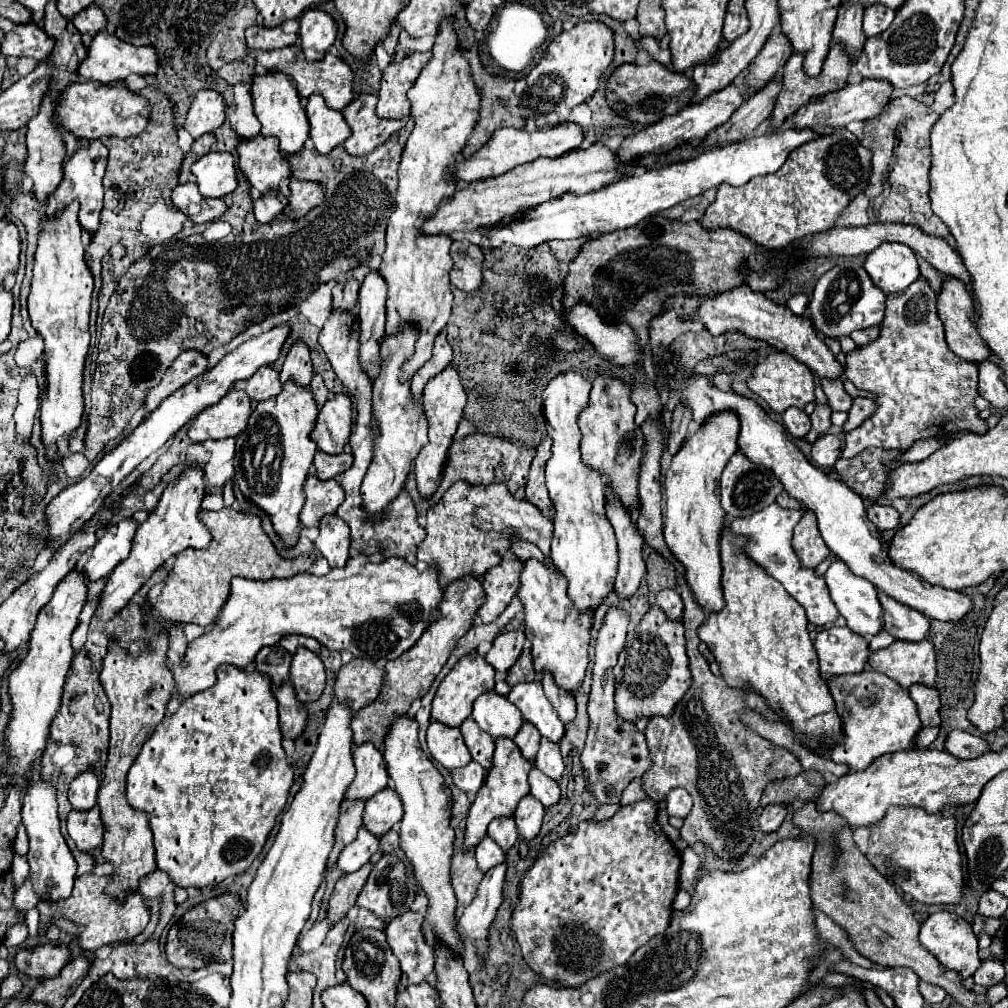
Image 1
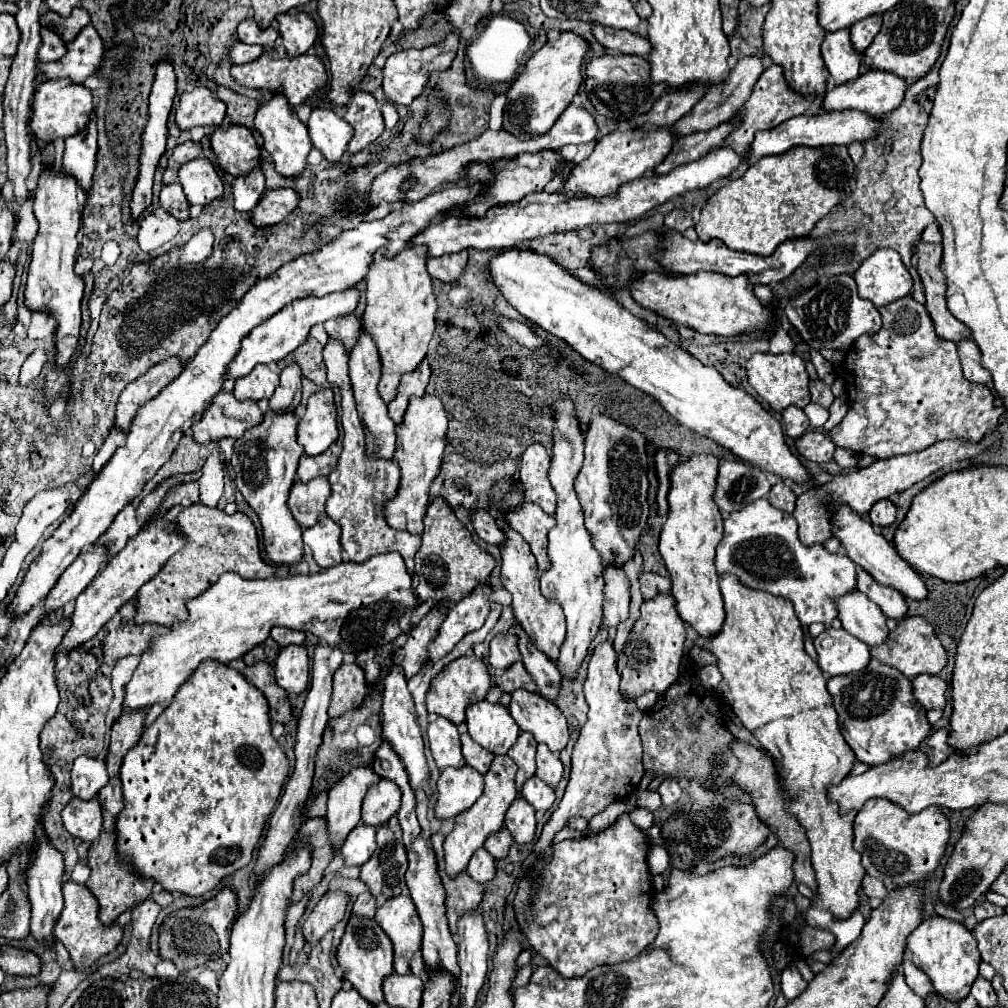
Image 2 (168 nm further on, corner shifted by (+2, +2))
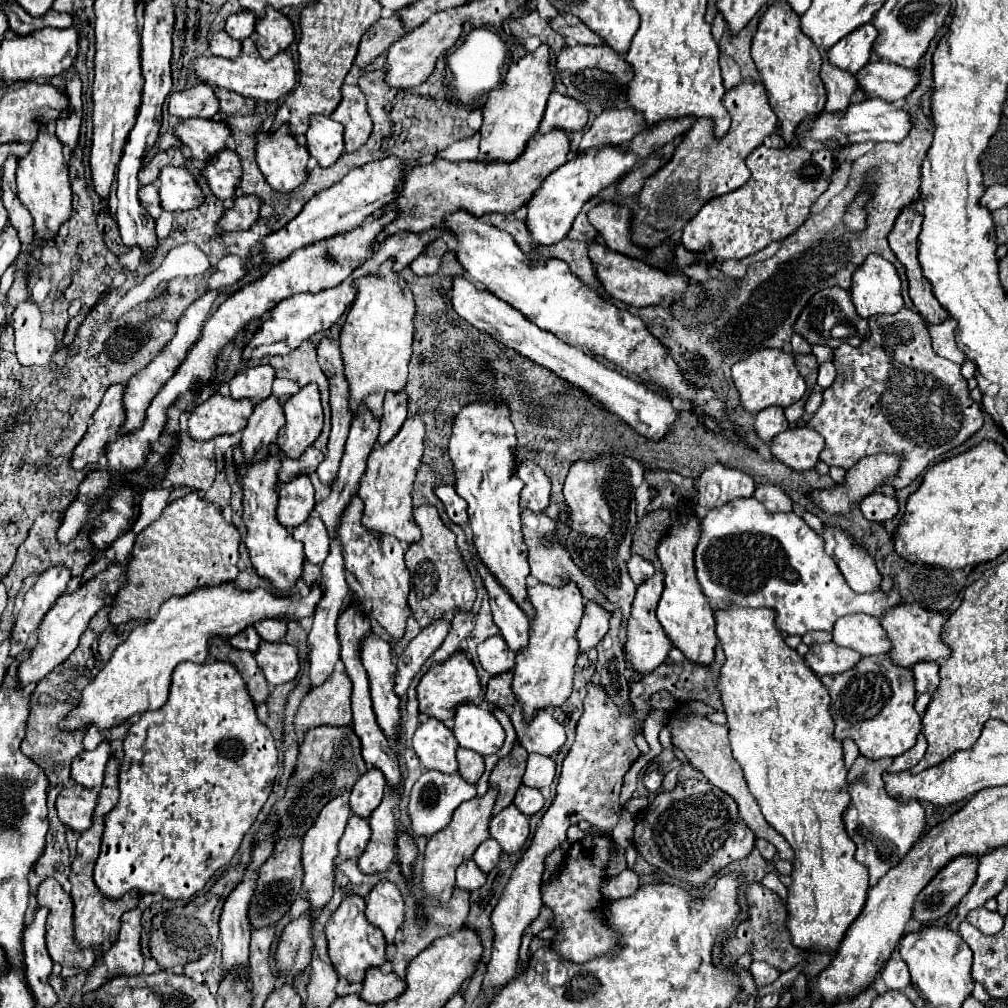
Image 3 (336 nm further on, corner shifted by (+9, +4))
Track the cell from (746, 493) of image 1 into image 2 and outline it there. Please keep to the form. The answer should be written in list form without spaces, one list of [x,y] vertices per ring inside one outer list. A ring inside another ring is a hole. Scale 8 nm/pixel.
[[[722,462],[718,470],[718,484],[714,492],[714,502],[722,516],[744,508],[752,500],[766,498],[770,492],[770,482],[766,474],[746,462]]]

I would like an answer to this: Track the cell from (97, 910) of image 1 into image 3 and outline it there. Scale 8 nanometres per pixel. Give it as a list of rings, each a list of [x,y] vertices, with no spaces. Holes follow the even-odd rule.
[[[47,878],[47,880],[41,882],[41,886],[37,890],[37,902],[41,906],[47,906],[51,910],[49,922],[47,922],[47,950],[49,950],[51,960],[59,962],[63,966],[61,976],[74,976],[82,970],[89,970],[95,964],[95,948],[83,949],[75,942],[75,934],[73,934],[73,900],[71,900],[71,894],[65,892],[55,878]]]

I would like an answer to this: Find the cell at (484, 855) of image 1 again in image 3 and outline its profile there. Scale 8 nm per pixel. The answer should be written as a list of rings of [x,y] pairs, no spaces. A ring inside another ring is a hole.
[[[467,860],[457,868],[457,888],[477,890],[485,884],[485,880],[487,880],[485,872],[473,860]]]

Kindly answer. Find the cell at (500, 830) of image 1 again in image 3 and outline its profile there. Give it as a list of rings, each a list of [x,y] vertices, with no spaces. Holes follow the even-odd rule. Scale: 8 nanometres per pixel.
[[[489,838],[489,840],[485,840],[483,844],[479,844],[479,848],[477,848],[475,854],[473,854],[473,860],[481,866],[483,872],[489,872],[489,870],[493,870],[493,868],[497,866],[499,856],[501,856],[501,846],[499,846],[499,842],[493,840],[493,838]]]

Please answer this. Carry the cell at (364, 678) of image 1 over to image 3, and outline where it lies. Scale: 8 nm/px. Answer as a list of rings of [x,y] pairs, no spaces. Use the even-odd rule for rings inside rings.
[[[337,668],[321,686],[313,688],[299,706],[295,730],[307,732],[315,726],[351,724],[351,682],[345,670]]]

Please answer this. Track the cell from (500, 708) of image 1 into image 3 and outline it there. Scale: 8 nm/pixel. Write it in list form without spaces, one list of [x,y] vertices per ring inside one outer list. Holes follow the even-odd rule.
[[[461,704],[457,708],[453,732],[459,746],[483,756],[499,752],[505,742],[505,730],[499,720],[491,714],[491,710],[475,704]]]

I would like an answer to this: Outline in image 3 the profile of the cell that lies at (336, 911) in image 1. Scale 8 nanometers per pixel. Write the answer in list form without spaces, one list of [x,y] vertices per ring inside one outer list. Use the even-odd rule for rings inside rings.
[[[309,910],[287,924],[277,948],[279,972],[291,970],[293,974],[297,974],[309,966],[313,954],[311,930],[313,930],[313,922],[309,922]]]

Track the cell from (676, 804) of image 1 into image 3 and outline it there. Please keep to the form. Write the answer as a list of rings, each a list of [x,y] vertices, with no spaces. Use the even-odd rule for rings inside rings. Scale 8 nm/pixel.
[[[647,770],[647,772],[641,774],[641,780],[643,780],[643,784],[645,784],[647,790],[659,792],[661,782],[663,782],[663,772],[659,772],[659,770]]]

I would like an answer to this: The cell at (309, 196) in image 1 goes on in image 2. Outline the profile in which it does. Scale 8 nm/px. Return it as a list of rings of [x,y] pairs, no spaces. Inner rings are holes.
[[[292,188],[268,190],[262,194],[256,208],[252,208],[250,220],[258,228],[278,224],[296,208],[298,200],[300,200],[300,196],[296,196],[296,190],[292,190]]]

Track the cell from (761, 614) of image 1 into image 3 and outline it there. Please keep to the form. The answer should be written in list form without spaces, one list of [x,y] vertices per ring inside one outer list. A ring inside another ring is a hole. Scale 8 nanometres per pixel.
[[[729,604],[721,610],[715,612],[715,622],[717,622],[717,638],[723,646],[725,652],[725,664],[721,668],[721,674],[717,678],[717,690],[721,692],[721,702],[727,714],[727,726],[729,726],[729,740],[731,740],[731,748],[733,748],[733,756],[735,760],[741,764],[745,780],[749,784],[751,794],[757,798],[761,812],[765,816],[765,820],[785,836],[785,840],[789,842],[789,846],[795,852],[795,864],[793,864],[793,884],[789,886],[789,898],[787,898],[787,928],[791,932],[793,944],[799,948],[813,948],[813,950],[837,950],[839,942],[843,940],[845,930],[849,928],[849,924],[859,916],[859,912],[863,910],[863,904],[867,900],[867,888],[869,888],[869,878],[867,878],[867,870],[863,864],[859,864],[855,860],[855,846],[853,840],[847,838],[845,832],[845,824],[843,824],[843,812],[849,806],[851,796],[847,792],[841,792],[841,786],[847,782],[847,768],[843,764],[843,748],[841,742],[833,738],[833,718],[829,712],[829,694],[827,688],[821,684],[821,680],[813,674],[813,670],[809,670],[809,666],[805,664],[803,656],[797,654],[797,650],[789,648],[781,636],[781,632],[777,632],[775,628],[775,618],[777,614],[773,614],[773,610],[769,608],[741,608],[737,604]]]

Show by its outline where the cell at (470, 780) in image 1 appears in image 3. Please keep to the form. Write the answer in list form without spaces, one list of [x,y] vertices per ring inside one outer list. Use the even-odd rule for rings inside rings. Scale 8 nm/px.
[[[427,770],[425,774],[421,774],[421,778],[415,782],[413,790],[411,790],[411,800],[409,800],[409,818],[411,818],[411,834],[413,836],[431,836],[439,830],[443,830],[455,808],[461,802],[467,802],[475,796],[475,786],[465,782],[465,778],[461,778],[461,774],[441,774],[439,770]]]

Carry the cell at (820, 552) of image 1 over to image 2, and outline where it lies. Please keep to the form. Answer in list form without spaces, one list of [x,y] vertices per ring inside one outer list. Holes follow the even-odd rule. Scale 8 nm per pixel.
[[[994,432],[978,444],[968,444],[968,442],[962,442],[962,440],[944,440],[940,444],[932,444],[926,450],[920,450],[920,452],[900,454],[900,456],[892,456],[892,458],[886,458],[886,460],[874,460],[870,466],[866,466],[862,470],[856,470],[852,474],[838,474],[830,482],[806,490],[804,494],[798,496],[796,510],[794,510],[794,518],[798,522],[800,542],[806,544],[806,546],[824,544],[832,536],[832,514],[834,514],[836,506],[846,504],[848,508],[852,508],[852,512],[856,512],[858,516],[864,516],[864,514],[870,512],[870,508],[878,500],[890,498],[894,492],[904,492],[906,488],[924,480],[926,476],[944,468],[946,464],[960,462],[960,460],[982,454],[988,446],[996,444],[996,440],[998,440],[998,434],[994,434]]]

